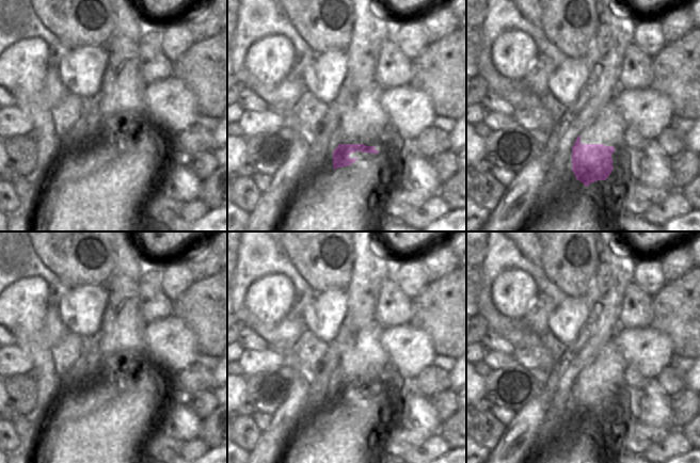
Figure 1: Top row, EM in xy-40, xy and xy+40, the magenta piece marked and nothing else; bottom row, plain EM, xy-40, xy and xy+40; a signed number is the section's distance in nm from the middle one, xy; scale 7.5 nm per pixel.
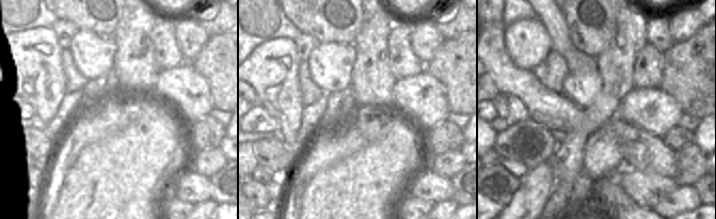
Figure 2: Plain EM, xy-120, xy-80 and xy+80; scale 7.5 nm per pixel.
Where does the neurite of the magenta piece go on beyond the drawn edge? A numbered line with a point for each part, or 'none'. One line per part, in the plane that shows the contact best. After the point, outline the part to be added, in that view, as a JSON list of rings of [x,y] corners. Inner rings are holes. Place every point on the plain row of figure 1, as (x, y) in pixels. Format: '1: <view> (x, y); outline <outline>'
1: xy+40 (609, 367); outline [[[614,340],[604,346],[598,356],[579,372],[582,383],[603,383],[615,388],[627,382],[630,367]]]

